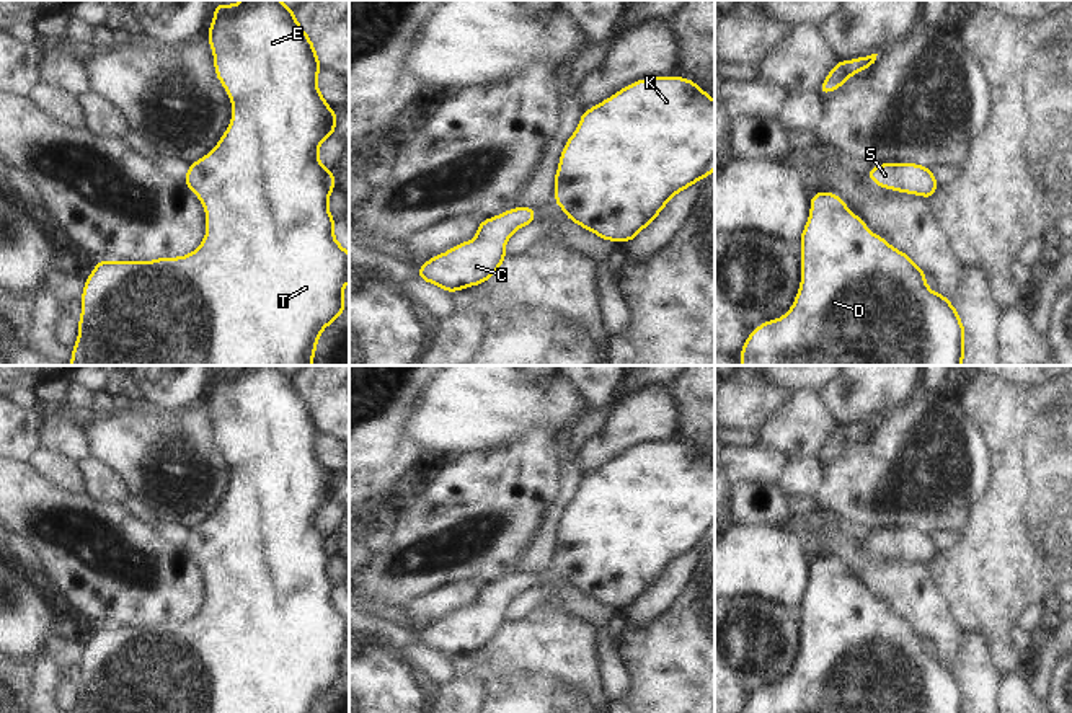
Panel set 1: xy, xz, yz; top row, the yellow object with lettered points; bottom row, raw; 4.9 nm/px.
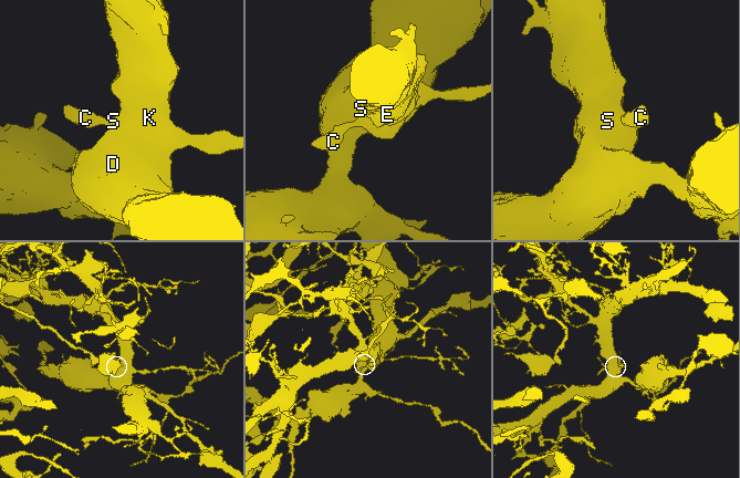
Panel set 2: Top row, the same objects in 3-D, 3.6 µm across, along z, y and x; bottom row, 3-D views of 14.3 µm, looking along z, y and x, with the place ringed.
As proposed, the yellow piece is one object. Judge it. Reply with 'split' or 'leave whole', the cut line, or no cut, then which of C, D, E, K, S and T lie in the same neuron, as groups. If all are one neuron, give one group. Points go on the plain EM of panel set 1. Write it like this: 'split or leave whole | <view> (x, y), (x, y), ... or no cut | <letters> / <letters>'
leave whole | no cut | C D E K S T

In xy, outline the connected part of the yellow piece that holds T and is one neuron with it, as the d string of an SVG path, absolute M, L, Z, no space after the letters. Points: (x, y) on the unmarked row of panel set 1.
M241 365L237 370L215 370L215 380L207 405L214 418L215 439L233 470L227 498L207 522L189 530L184 548L202 566L207 597L201 612L181 623L155 627L98 627L85 646L78 706L72 713L317 713L320 698L344 675L343 654L349 648L349 618L336 607L328 565L334 553L334 538L318 525L320 509L336 494L336 478L321 462L317 441L321 429L307 398L297 388L294 375L281 365Z

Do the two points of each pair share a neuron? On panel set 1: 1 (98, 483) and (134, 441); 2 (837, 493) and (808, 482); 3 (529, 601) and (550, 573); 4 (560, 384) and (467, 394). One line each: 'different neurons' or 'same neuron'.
1: different neurons
2: different neurons
3: different neurons
4: same neuron

